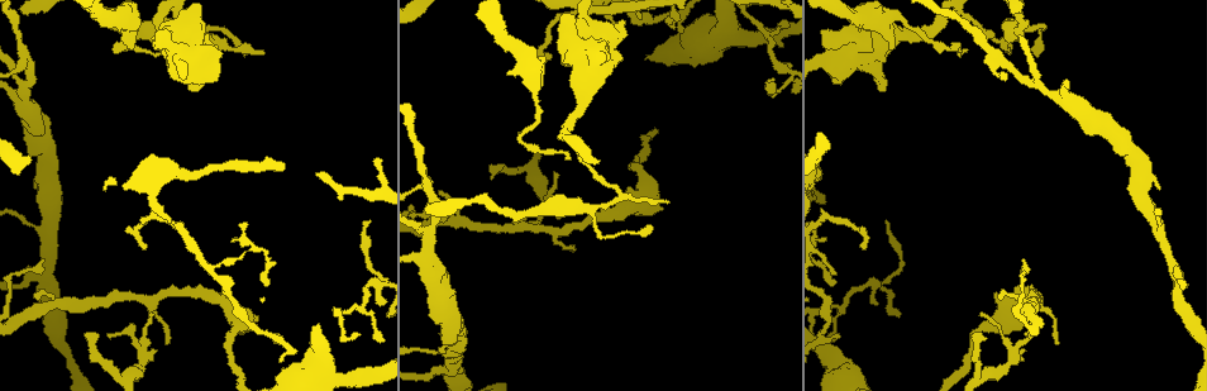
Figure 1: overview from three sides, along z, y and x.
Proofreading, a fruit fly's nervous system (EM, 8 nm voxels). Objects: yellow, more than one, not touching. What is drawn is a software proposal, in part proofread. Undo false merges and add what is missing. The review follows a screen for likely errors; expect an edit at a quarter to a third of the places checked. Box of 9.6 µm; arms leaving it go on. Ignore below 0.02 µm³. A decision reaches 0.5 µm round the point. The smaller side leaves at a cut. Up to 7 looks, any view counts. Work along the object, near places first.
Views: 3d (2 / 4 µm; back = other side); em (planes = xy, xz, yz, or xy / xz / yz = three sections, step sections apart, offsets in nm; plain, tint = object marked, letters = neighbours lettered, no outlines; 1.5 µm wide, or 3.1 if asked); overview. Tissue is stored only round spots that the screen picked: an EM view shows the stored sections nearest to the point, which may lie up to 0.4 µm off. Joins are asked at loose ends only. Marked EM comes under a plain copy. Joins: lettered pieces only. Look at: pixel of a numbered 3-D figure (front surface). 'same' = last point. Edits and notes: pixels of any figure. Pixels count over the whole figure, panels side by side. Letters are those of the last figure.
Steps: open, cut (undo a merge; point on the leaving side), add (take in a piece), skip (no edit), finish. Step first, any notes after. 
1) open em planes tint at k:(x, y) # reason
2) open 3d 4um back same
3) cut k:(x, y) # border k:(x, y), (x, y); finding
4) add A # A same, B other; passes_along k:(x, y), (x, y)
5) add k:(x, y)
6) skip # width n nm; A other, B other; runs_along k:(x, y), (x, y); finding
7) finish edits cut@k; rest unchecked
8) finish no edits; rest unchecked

open 3d 2um at 1:(109, 335) # branch stops here

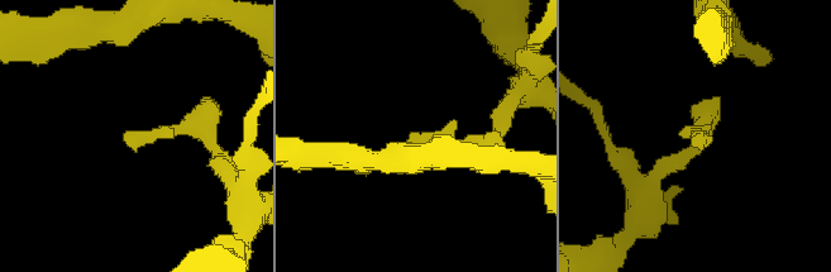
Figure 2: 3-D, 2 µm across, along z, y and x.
open em xz step 4 letters at 2:(124, 136)

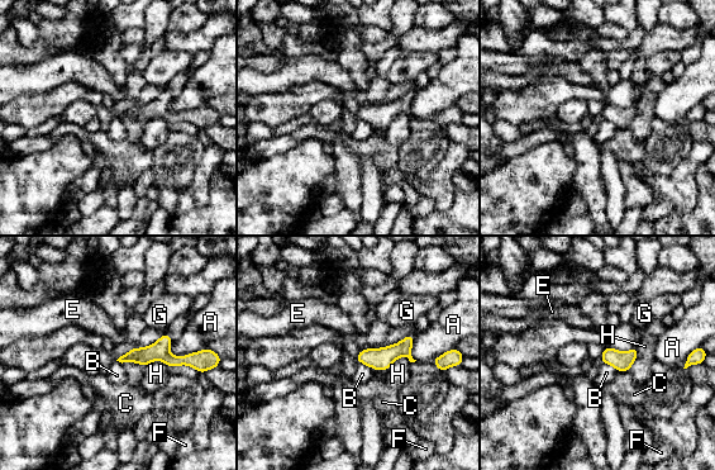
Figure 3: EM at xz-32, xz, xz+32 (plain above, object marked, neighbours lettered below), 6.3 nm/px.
open em planes letters same # cut it another way

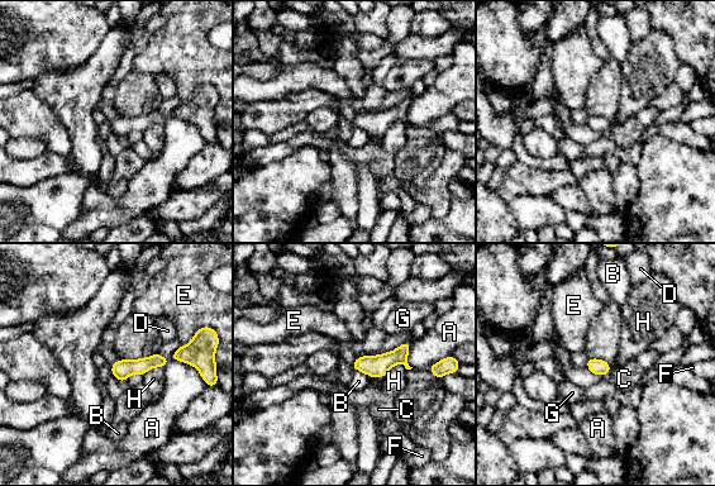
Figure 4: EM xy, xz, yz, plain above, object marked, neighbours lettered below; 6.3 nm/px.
skip # A other, B other, C other, D other, E other, F other, G other, H other; border 4:(353, 368), (368, 376); none of them fits

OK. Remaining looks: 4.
open em xy step 8 tint at 1:(571, 158) # free end

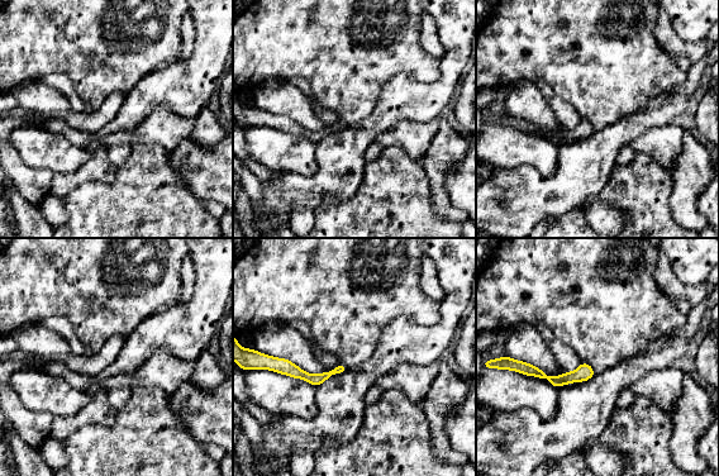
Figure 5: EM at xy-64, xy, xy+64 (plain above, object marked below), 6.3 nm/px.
open em planes letters same # another direction

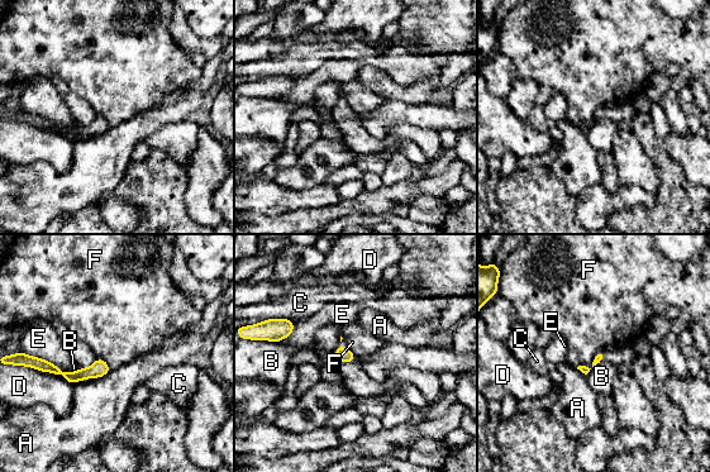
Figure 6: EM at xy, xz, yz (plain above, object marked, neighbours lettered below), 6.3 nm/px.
skip # A other, B other, C other, D other, E other, F other; border 6:(601, 349), (590, 367), (577, 367); no lettered piece goes on from it

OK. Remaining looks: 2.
finish no edits; rest unchecked

